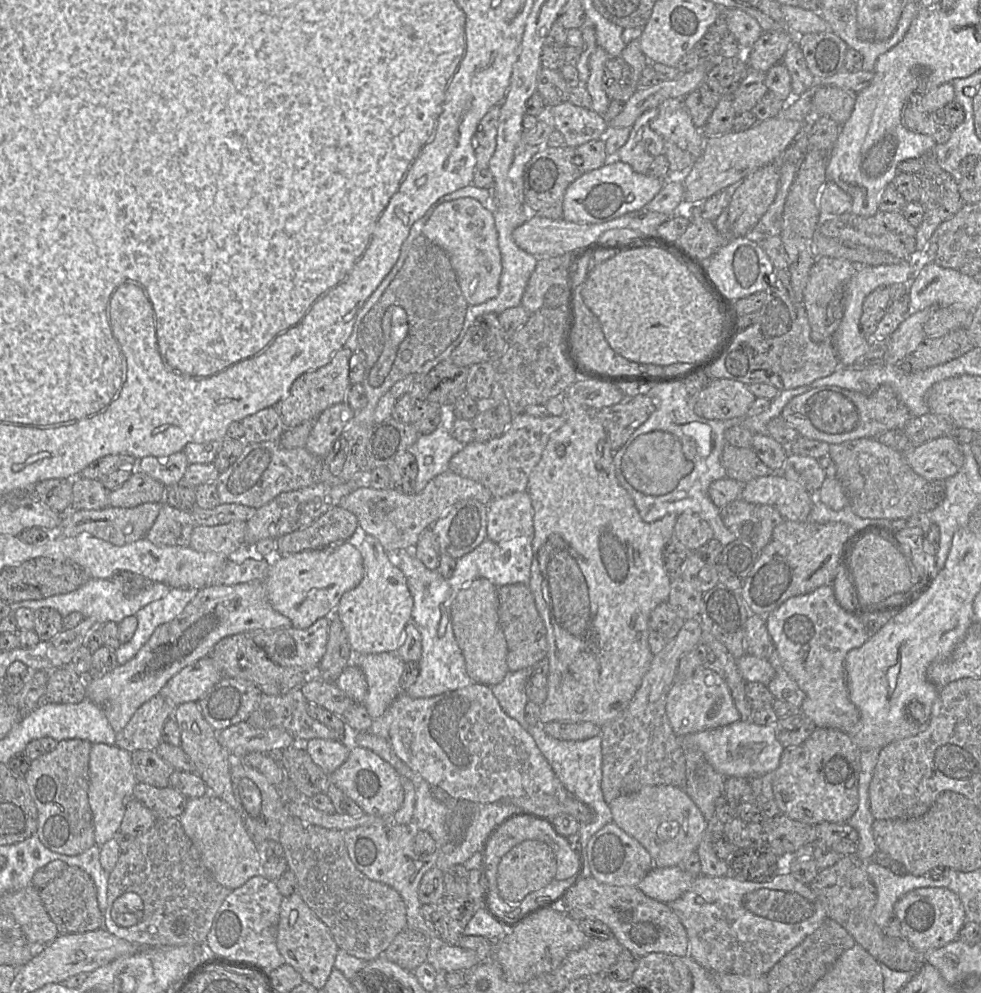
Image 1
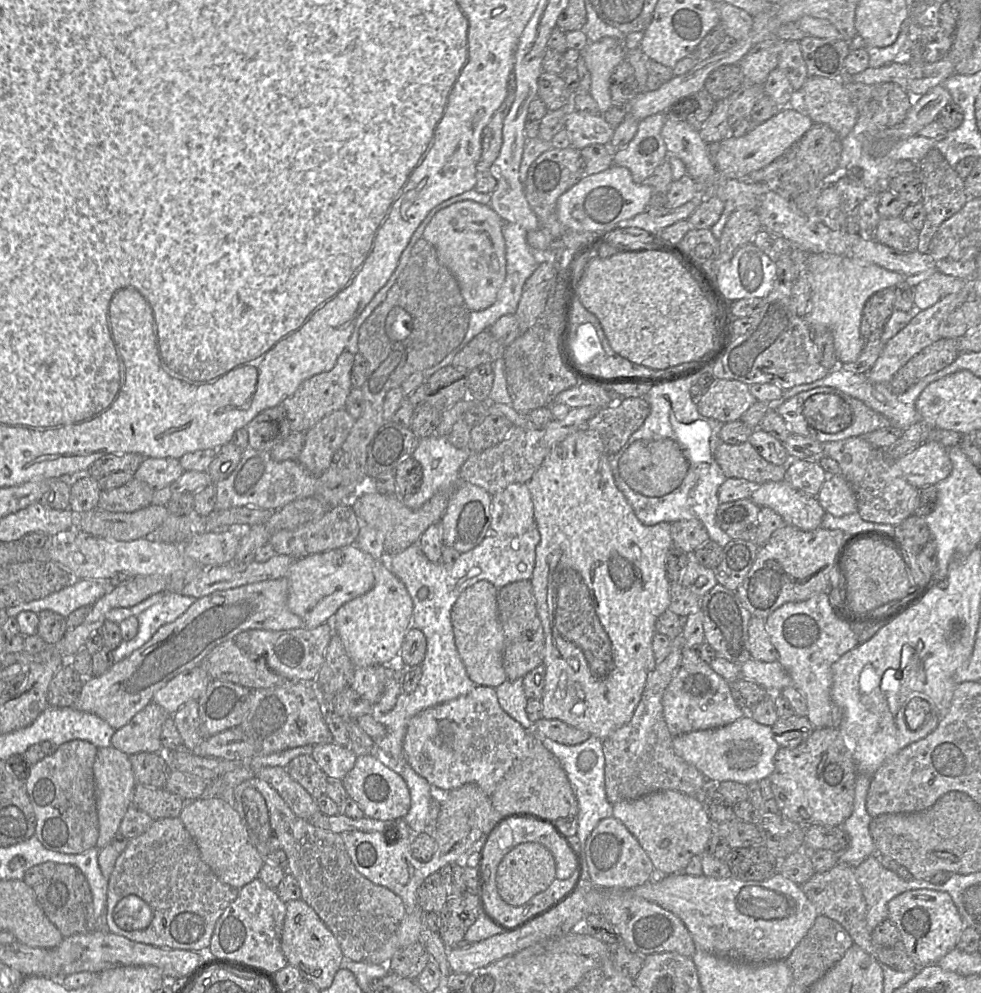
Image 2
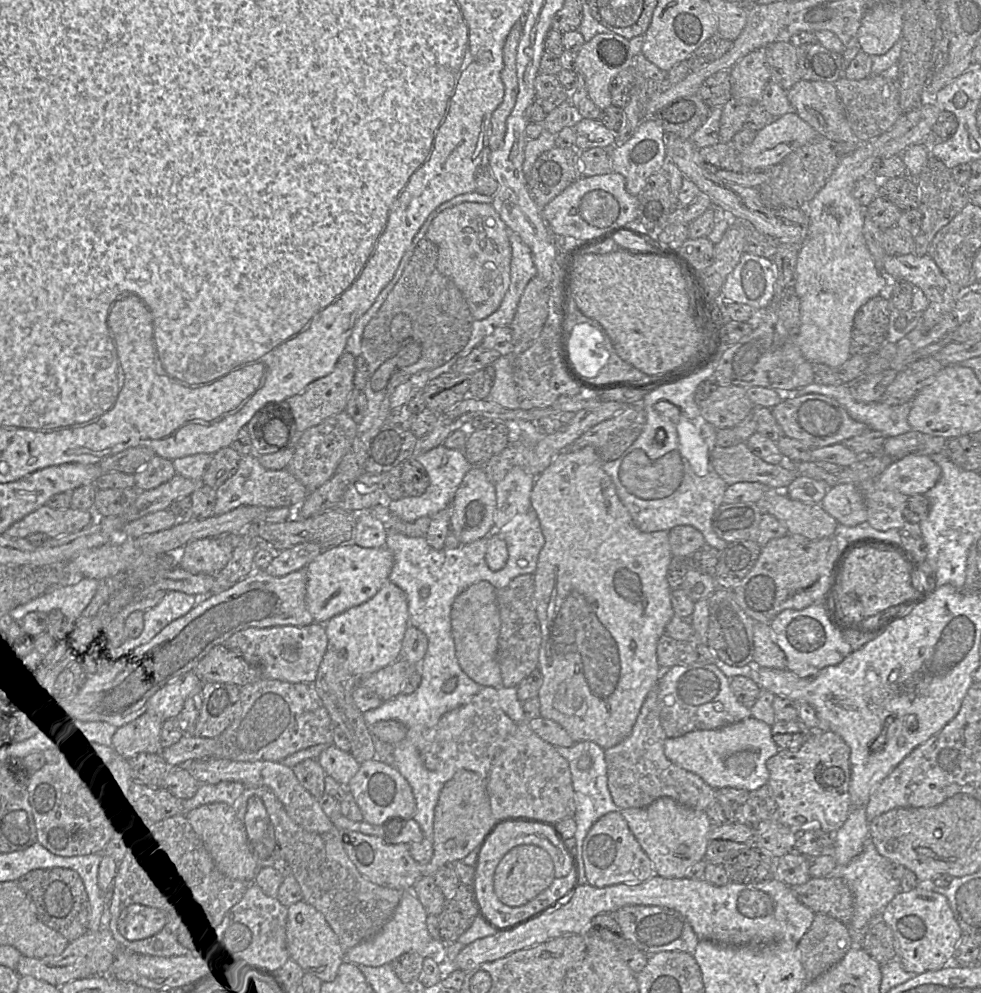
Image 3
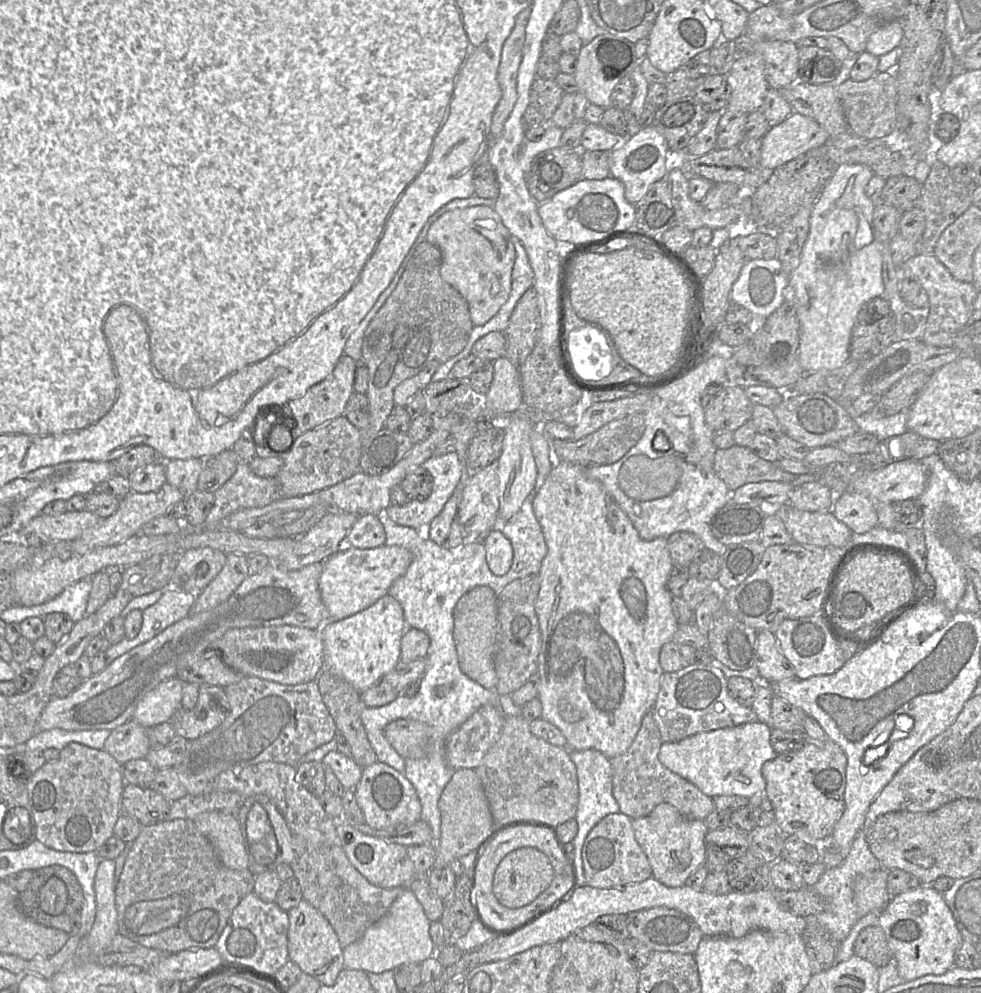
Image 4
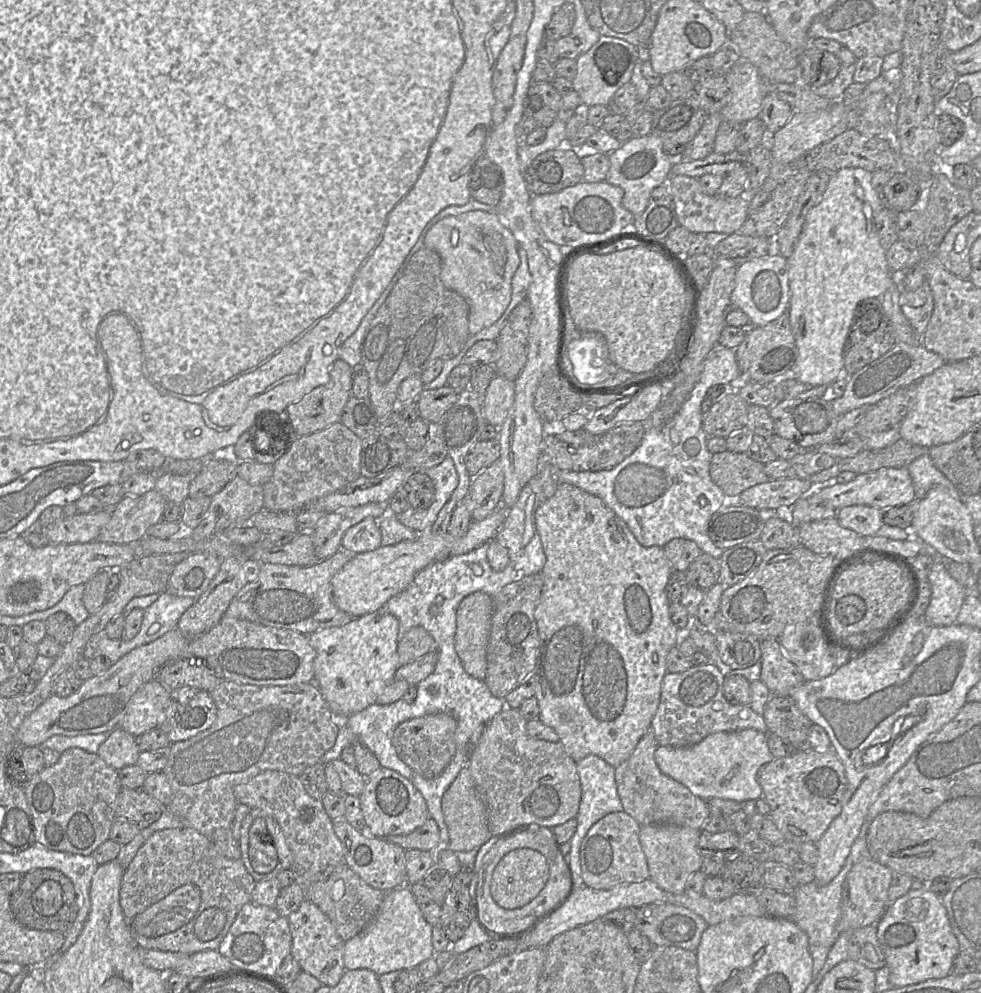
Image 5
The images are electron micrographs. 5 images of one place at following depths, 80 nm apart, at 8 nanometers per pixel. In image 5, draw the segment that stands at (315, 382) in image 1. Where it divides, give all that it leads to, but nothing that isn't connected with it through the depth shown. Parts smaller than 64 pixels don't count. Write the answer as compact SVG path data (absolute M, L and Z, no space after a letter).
M338 358L330 368L330 381L326 385L314 388L299 401L286 408L286 414L292 425L293 437L310 435L341 421L344 407L351 396L352 367Z

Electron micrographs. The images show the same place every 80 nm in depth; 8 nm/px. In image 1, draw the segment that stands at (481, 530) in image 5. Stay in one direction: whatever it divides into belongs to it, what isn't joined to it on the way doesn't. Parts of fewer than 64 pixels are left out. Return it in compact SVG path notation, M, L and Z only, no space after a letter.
M346 541L288 556L274 556L262 583L274 610L289 618L292 628L307 629L318 619L334 613L343 594L361 582L363 572L360 551Z

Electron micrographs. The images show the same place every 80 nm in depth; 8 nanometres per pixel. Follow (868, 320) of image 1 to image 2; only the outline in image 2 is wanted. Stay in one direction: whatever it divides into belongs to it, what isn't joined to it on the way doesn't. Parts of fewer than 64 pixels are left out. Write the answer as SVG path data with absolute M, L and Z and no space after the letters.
M886 288L876 292L866 301L859 327L865 344L881 340L884 327L895 309L894 299L894 290Z

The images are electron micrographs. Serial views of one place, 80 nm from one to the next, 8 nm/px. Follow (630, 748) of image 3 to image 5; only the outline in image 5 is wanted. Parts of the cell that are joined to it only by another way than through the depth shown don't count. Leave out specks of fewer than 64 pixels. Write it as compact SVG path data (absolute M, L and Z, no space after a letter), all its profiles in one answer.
M649 729L640 739L631 756L615 768L617 791L624 812L641 826L670 824L702 830L711 815L708 802L695 796L687 787L660 771L654 757L658 746L652 729Z

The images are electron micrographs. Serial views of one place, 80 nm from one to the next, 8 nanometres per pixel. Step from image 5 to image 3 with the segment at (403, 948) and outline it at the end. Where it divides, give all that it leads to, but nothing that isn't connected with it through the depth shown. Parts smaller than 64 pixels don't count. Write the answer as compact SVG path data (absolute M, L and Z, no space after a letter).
M403 891L401 900L391 919L371 940L356 945L345 953L345 961L357 965L378 967L390 964L397 957L408 952L416 952L424 957L436 955L435 941L429 934L427 912L413 891Z

